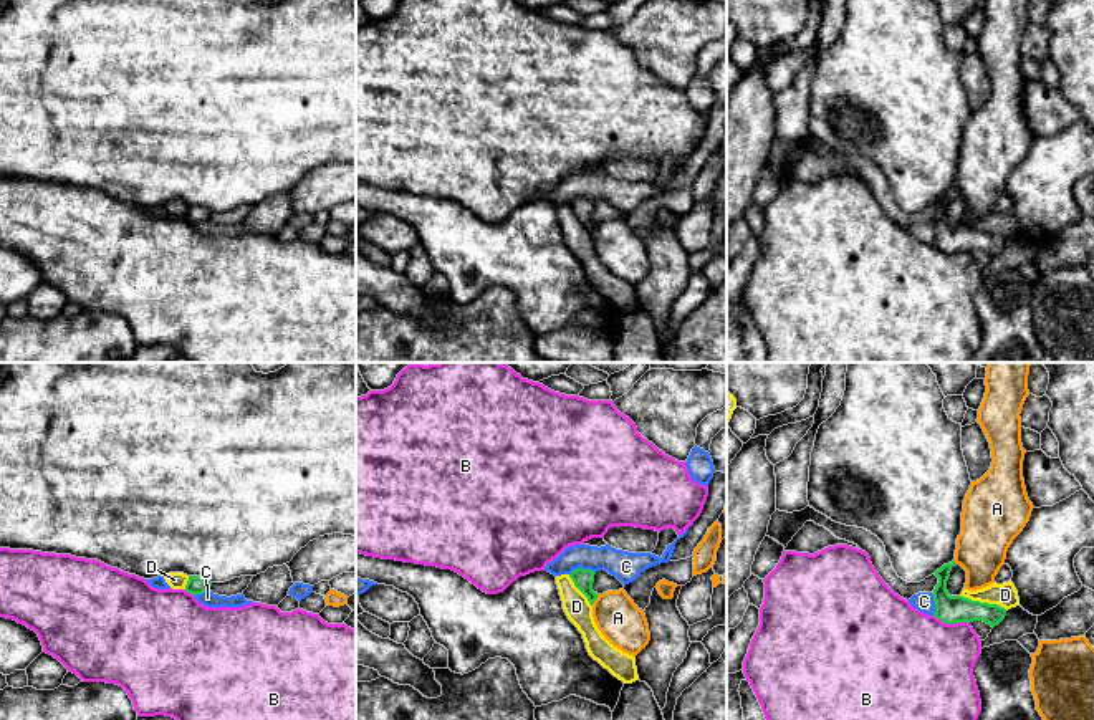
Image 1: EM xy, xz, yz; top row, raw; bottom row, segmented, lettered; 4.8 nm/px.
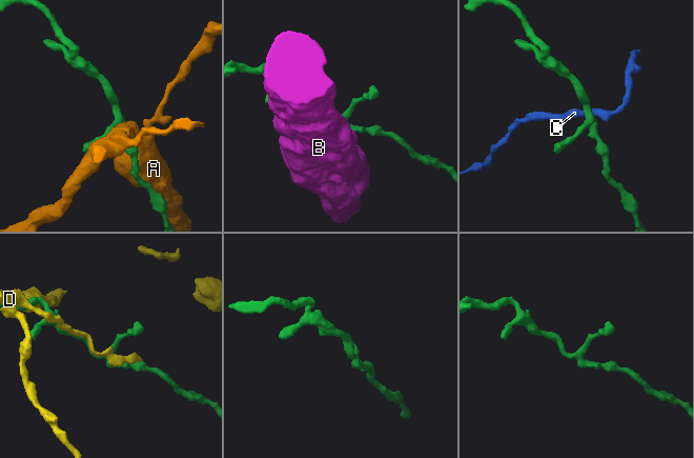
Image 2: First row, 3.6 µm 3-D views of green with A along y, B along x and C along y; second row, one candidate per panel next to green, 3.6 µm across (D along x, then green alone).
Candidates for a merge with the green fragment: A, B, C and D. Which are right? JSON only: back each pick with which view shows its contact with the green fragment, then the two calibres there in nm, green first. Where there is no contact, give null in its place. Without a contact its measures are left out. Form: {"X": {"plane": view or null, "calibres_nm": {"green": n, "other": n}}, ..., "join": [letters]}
{"join": []}

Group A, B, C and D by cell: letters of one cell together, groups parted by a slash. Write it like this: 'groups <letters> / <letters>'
groups A / B / C / D

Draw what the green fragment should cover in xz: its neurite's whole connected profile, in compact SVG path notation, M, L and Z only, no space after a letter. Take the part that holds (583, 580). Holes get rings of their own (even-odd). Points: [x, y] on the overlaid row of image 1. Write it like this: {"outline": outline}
{"outline": "M578 568L569 574L574 586L588 598L591 606L599 596L597 593L593 591L594 574L596 574L594 571L583 568Z"}

